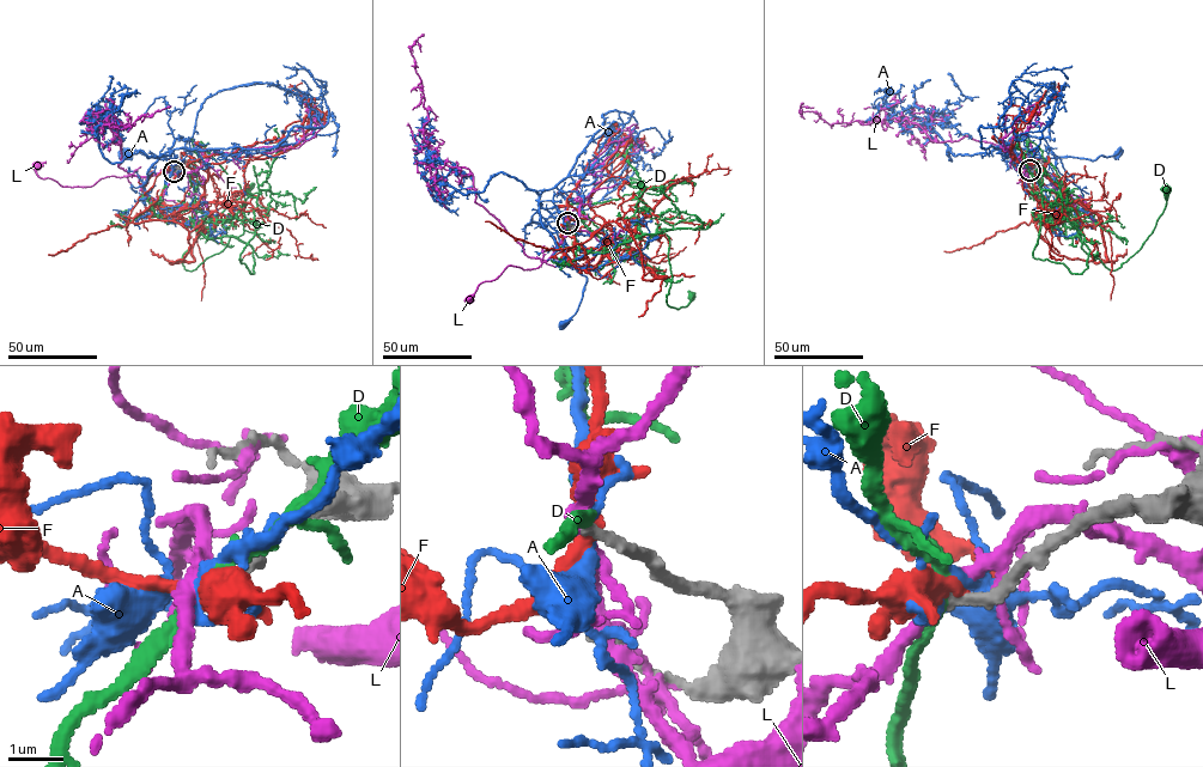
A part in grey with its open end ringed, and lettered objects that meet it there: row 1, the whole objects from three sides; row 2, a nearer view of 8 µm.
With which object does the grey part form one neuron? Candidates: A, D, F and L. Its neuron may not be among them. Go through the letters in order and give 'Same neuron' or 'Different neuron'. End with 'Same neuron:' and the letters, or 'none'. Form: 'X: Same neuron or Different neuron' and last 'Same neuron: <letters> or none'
A: Different neuron
D: Same neuron
F: Different neuron
L: Different neuron
Same neuron: D

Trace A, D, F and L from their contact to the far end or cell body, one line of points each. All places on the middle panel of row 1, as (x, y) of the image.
A: (567, 223), (550, 200), (539, 202), (540, 214), (587, 277), (576, 314), (563, 322)
D: (567, 223), (578, 247), (589, 251), (663, 232), (672, 273), (668, 305), (687, 305), (691, 296)
F: (567, 223), (567, 250), (624, 217), (624, 180), (606, 163), (625, 134), (632, 151), (613, 181)
L: (567, 223), (570, 231), (538, 268), (524, 269), (508, 266), (496, 279), (480, 284), (469, 298)

